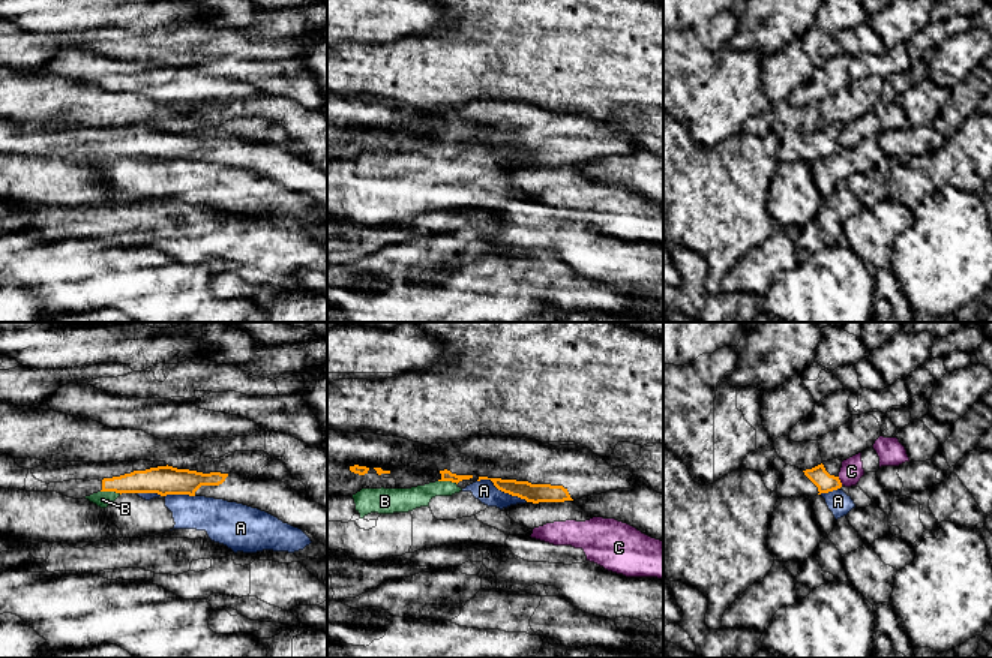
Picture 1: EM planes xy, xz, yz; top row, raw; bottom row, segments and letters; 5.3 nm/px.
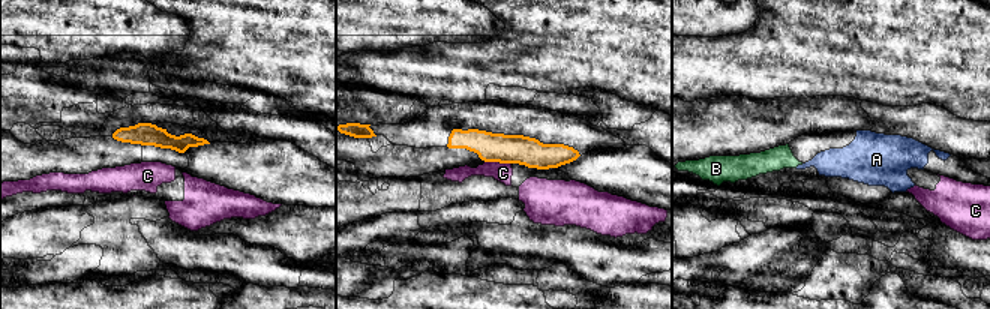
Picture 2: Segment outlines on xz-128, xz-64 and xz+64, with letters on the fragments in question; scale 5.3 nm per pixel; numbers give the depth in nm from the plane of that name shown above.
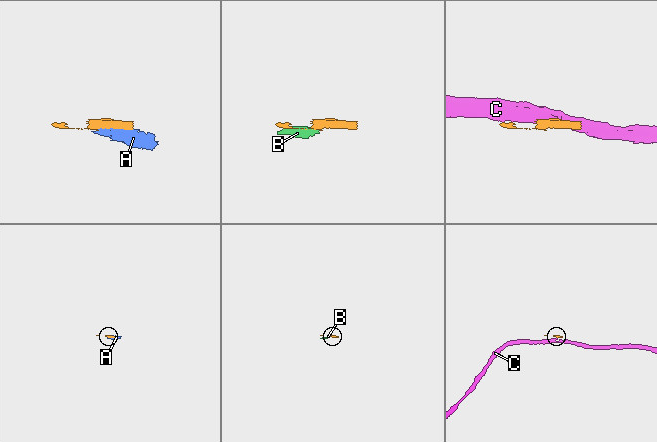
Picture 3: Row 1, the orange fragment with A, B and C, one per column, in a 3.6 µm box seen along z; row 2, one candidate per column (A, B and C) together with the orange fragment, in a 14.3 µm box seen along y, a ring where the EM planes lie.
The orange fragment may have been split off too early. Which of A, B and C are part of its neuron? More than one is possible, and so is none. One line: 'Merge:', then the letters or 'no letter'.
Merge: no letter

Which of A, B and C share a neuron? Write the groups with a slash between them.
A B / C

